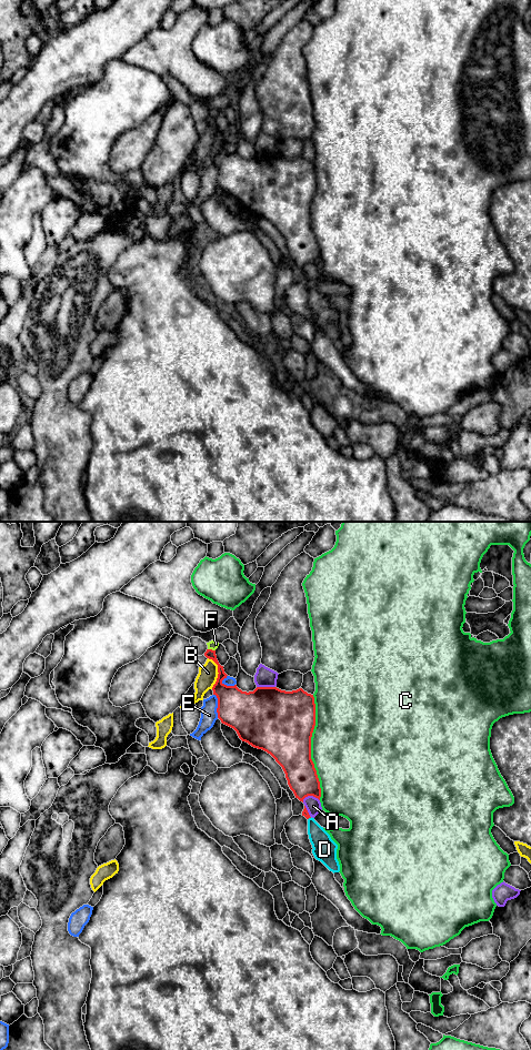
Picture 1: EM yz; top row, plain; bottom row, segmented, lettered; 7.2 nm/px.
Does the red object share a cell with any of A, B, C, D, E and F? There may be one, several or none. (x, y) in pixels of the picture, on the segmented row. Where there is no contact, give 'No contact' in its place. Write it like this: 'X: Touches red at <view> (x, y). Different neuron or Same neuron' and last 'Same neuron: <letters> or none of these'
A: Touches red at yz (311, 795). Different neuron
B: Touches red at yz (218, 672). Different neuron
C: Touches red at yz (310, 747). Different neuron
D: Touches red at yz (309, 817). Different neuron
E: Touches red at yz (218, 706). Different neuron
F: Touches red at yz (211, 649). Different neuron
Same neuron: none of these

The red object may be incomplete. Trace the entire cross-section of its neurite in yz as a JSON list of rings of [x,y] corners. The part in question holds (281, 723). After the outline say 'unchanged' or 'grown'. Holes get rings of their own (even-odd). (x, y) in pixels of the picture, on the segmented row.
[[[207,649],[204,656],[218,665],[218,678],[212,687],[218,698],[218,718],[233,728],[242,741],[270,754],[282,767],[288,785],[295,798],[303,802],[308,796],[320,800],[320,781],[311,759],[311,737],[315,726],[314,697],[302,688],[292,691],[277,687],[257,687],[253,691],[242,691],[222,683],[227,678],[223,666],[217,659],[216,650]]] | unchanged

